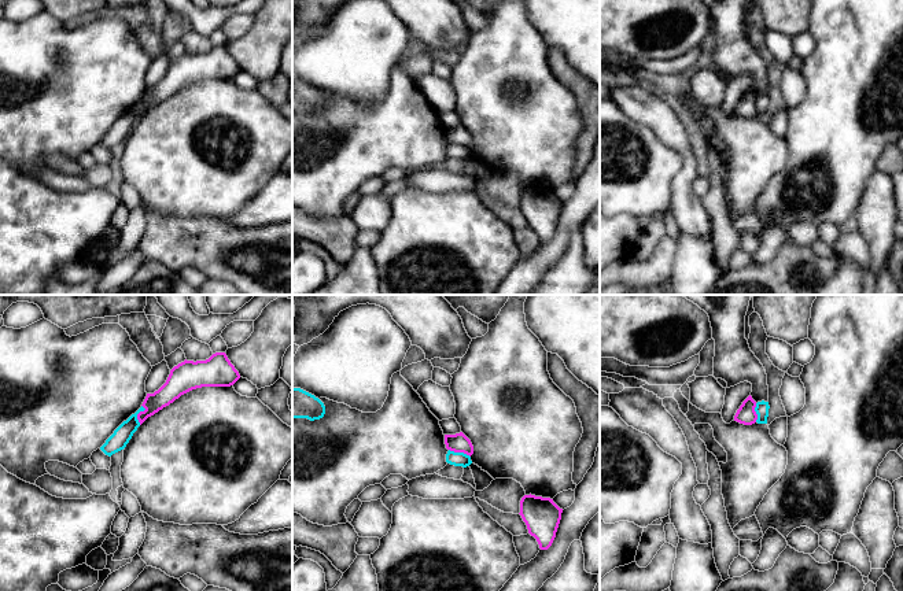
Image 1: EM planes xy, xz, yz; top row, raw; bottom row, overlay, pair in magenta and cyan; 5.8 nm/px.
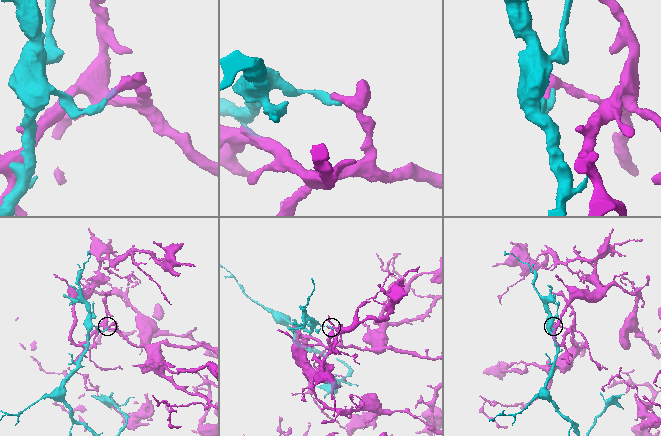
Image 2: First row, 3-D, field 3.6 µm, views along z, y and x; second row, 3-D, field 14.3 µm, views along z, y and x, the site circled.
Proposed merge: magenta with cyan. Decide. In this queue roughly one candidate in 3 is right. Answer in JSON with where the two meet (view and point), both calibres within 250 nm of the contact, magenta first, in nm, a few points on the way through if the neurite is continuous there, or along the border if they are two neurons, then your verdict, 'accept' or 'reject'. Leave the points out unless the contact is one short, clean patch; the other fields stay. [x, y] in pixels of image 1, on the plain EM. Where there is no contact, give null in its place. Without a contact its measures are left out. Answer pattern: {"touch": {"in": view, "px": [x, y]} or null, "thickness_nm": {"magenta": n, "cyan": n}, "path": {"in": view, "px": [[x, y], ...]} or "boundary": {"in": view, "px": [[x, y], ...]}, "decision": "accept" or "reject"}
{"touch": {"in": "xy", "px": [137, 107]}, "thickness_nm": {"magenta": 120, "cyan": 110}, "boundary": {"in": "xy", "px": [[142, 98], [144, 102], [137, 107], [139, 117]]}, "decision": "reject"}

